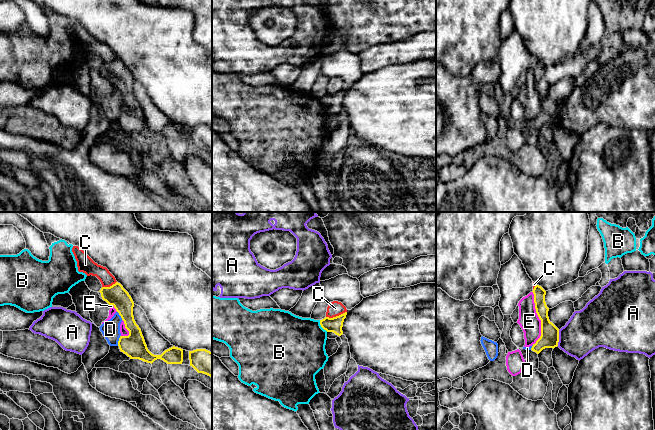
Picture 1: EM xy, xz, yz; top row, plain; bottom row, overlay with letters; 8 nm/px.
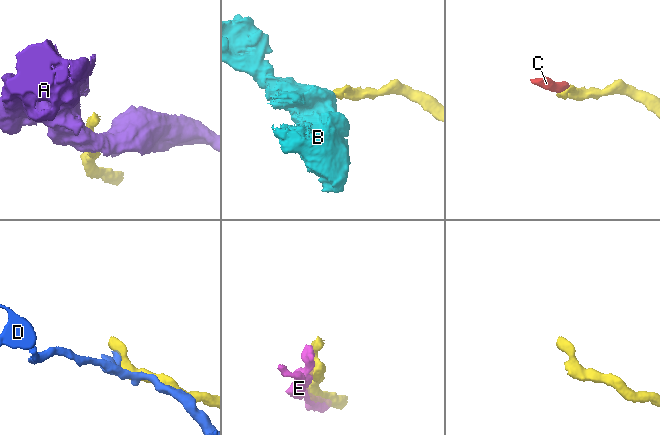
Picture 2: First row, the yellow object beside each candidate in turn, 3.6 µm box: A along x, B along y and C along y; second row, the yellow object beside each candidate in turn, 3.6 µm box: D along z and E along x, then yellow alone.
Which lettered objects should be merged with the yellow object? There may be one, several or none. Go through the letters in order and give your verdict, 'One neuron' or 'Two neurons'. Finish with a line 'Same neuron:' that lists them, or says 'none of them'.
A: Two neurons
B: Two neurons
C: Two neurons
D: Two neurons
E: Two neurons
Same neuron: none of them

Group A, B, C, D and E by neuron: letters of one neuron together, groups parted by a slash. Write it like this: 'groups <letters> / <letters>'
groups A / B / C E / D

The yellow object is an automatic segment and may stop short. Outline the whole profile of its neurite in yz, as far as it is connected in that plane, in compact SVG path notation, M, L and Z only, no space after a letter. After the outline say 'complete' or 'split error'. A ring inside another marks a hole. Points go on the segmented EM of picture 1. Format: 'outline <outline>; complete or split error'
outline M539 285L533 289L536 313L541 320L541 336L531 350L539 354L545 348L555 348L559 342L559 329L549 320L545 302L546 291Z; complete

